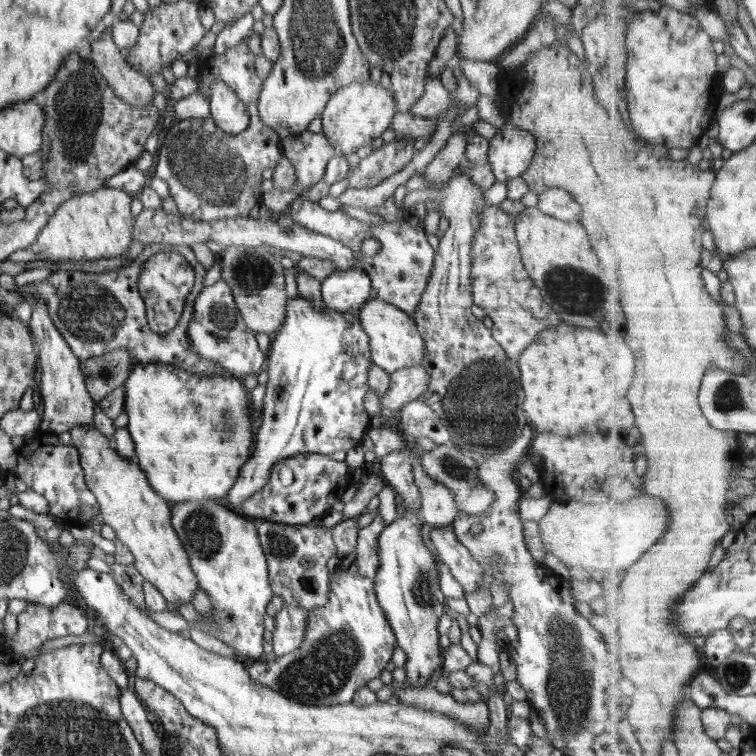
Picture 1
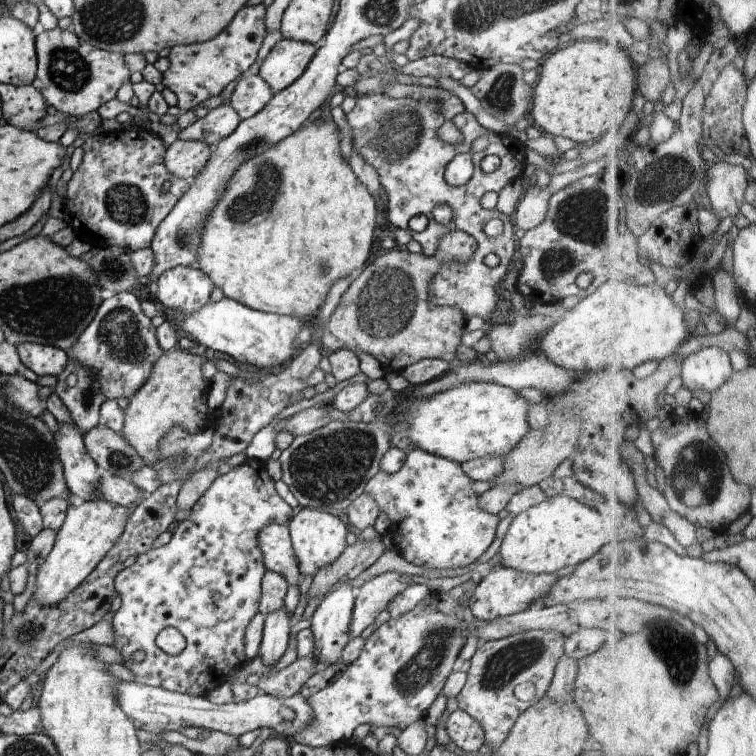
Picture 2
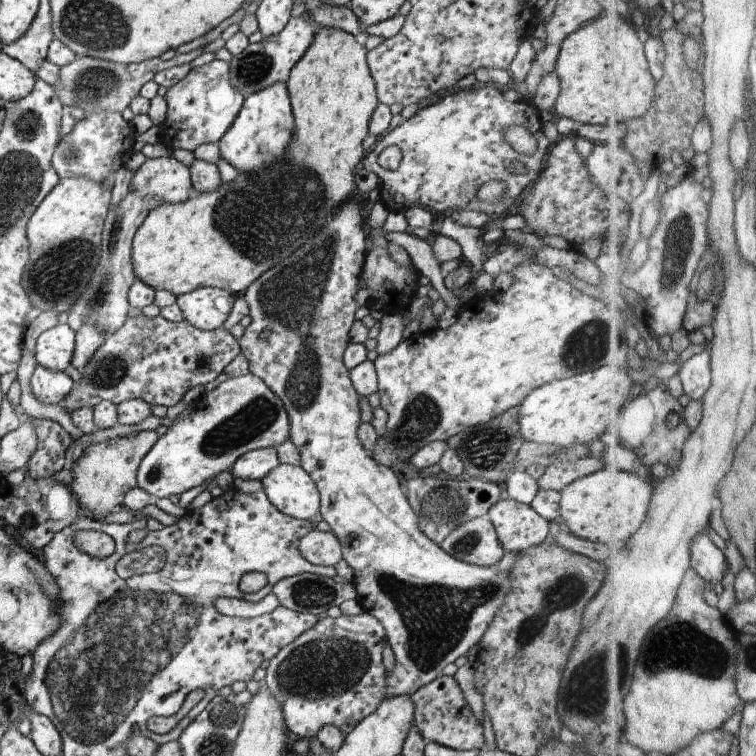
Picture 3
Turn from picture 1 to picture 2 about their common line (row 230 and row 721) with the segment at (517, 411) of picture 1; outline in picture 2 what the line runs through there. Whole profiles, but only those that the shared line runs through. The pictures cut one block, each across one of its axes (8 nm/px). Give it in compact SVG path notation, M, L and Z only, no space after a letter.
M460 708L448 716L445 728L455 747L477 752L485 744L485 734L478 721Z

